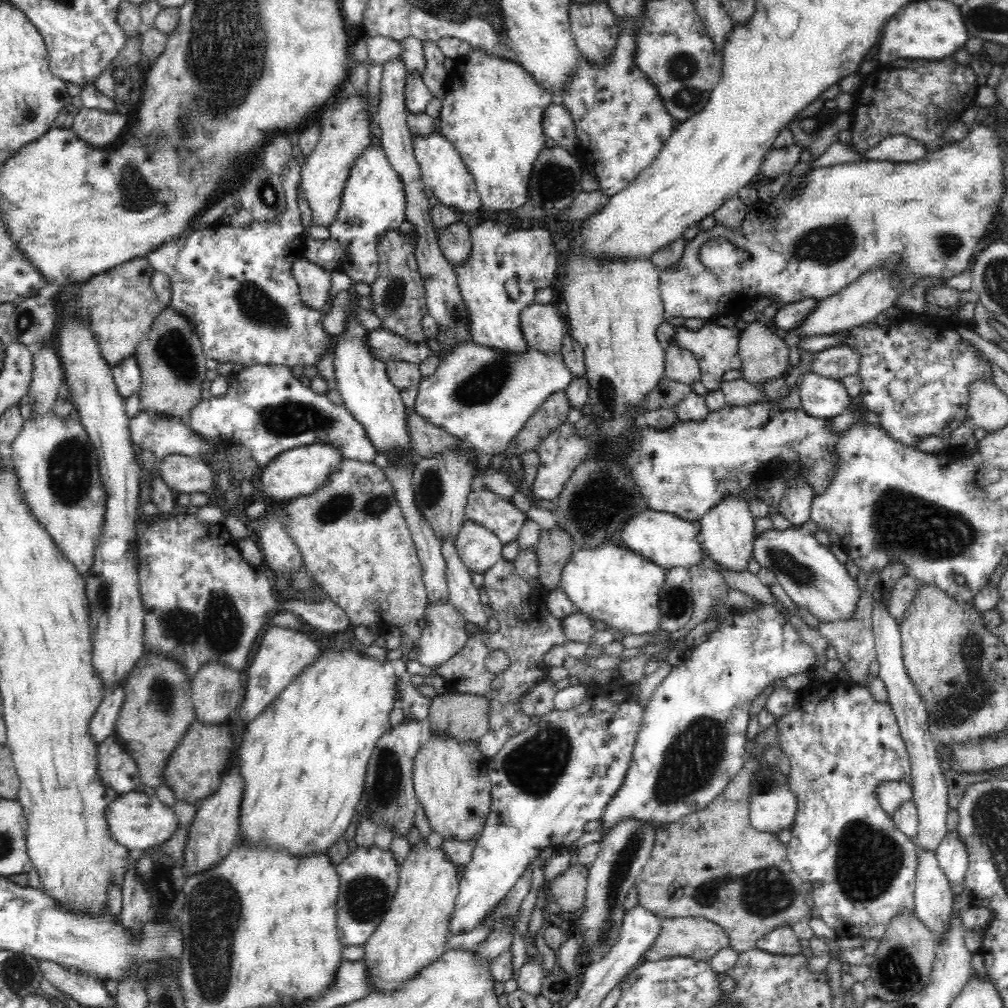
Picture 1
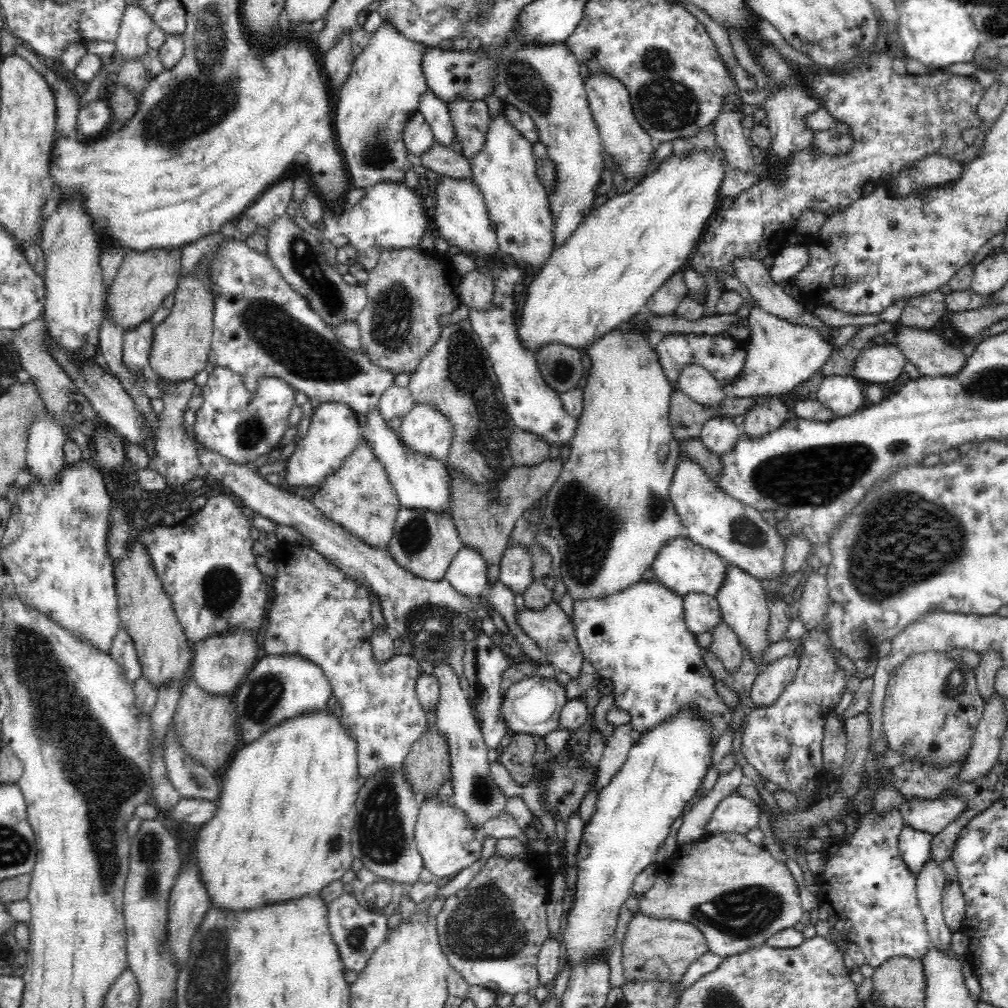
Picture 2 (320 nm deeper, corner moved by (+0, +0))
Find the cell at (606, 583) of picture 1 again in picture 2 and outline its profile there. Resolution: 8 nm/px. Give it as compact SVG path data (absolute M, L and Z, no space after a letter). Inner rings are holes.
M644 580L640 581L638 584L632 585L631 587L626 587L622 593L610 595L606 599L590 599L574 603L573 622L575 622L575 636L584 660L592 665L594 670L602 679L610 680L614 687L612 688L611 694L614 696L615 705L618 709L622 709L630 715L629 722L633 726L633 730L638 731L641 736L644 736L644 734L650 734L650 730L654 730L659 723L670 720L670 718L674 718L674 716L680 716L680 714L695 714L700 721L706 721L706 725L709 727L707 736L709 736L711 744L716 746L721 737L730 727L729 723L732 720L732 710L730 710L729 706L723 701L723 698L717 692L717 686L715 686L717 681L707 668L706 663L704 663L704 659L702 659L703 648L698 646L697 635L691 633L686 624L682 597L666 589L666 587L662 586L657 580L654 582Z

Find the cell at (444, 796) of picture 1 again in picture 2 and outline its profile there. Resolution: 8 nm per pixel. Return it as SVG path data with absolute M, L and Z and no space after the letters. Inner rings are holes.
M436 795L429 799L419 806L419 816L415 824L415 843L423 867L431 872L436 880L445 883L480 859L482 842L486 834L472 829L463 813L453 808L451 800L439 804Z

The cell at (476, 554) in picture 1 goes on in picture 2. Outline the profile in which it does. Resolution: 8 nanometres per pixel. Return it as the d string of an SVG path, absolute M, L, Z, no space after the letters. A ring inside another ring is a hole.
M462 548L451 560L445 579L462 596L474 598L484 595L488 585L486 562L472 548Z

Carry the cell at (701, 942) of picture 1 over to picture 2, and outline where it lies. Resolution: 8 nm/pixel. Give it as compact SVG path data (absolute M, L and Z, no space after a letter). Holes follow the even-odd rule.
M638 911L628 921L622 940L624 983L621 986L634 981L664 981L674 985L683 977L686 969L706 952L706 941L698 927L678 919L652 918Z

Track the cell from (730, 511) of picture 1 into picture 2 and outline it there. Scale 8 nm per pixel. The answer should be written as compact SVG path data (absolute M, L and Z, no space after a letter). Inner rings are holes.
M727 565L725 581L717 594L723 622L734 631L740 647L748 651L757 666L764 664L763 655L772 643L768 634L770 602L767 600L761 583L759 579L750 576L746 571L734 565Z

